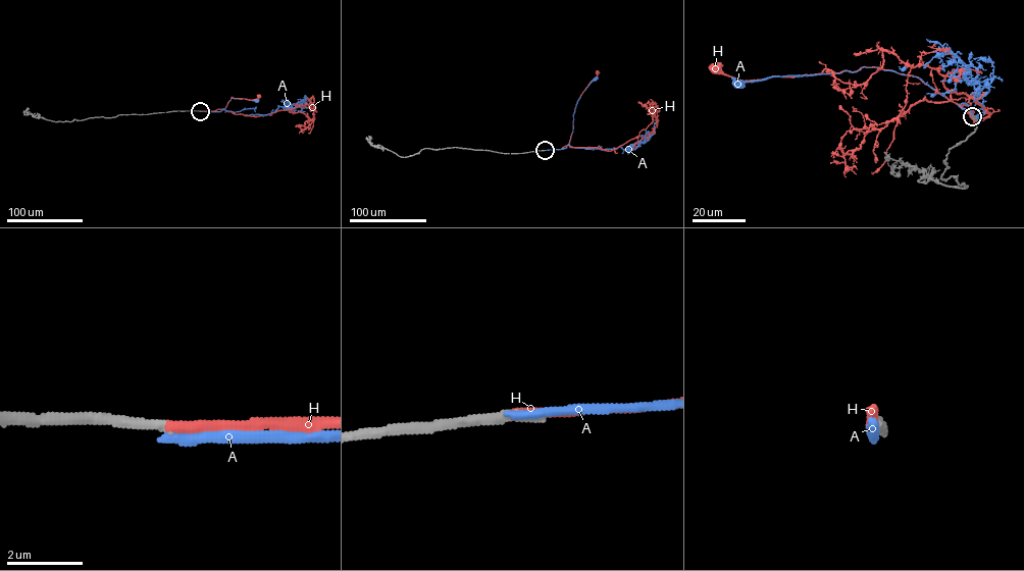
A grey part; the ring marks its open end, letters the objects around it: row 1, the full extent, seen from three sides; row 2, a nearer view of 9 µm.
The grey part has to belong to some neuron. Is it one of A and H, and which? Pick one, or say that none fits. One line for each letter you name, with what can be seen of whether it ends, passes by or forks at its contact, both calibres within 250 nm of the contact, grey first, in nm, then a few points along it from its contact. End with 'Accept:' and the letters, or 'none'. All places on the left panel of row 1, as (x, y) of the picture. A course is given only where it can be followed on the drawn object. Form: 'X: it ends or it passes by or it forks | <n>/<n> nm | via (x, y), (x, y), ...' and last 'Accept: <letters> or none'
H: it ends | 280/300 nm | via (200, 111), (224, 109), (232, 97), (253, 100), (258, 96)
Accept: H

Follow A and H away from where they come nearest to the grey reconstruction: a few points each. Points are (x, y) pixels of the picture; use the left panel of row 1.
A: (200, 111), (220, 111), (232, 97), (256, 100)
H: (200, 111), (224, 109), (232, 97), (253, 100), (258, 96)

